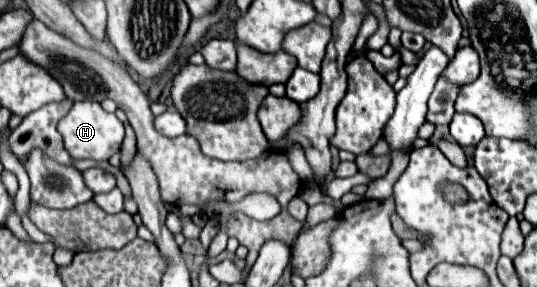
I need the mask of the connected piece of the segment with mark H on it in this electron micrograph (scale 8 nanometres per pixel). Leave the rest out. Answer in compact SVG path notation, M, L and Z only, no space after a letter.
M74 102L72 110L58 122L58 130L64 138L64 148L74 160L98 160L106 162L114 156L124 140L124 124L116 118L116 114L106 112L98 102Z

